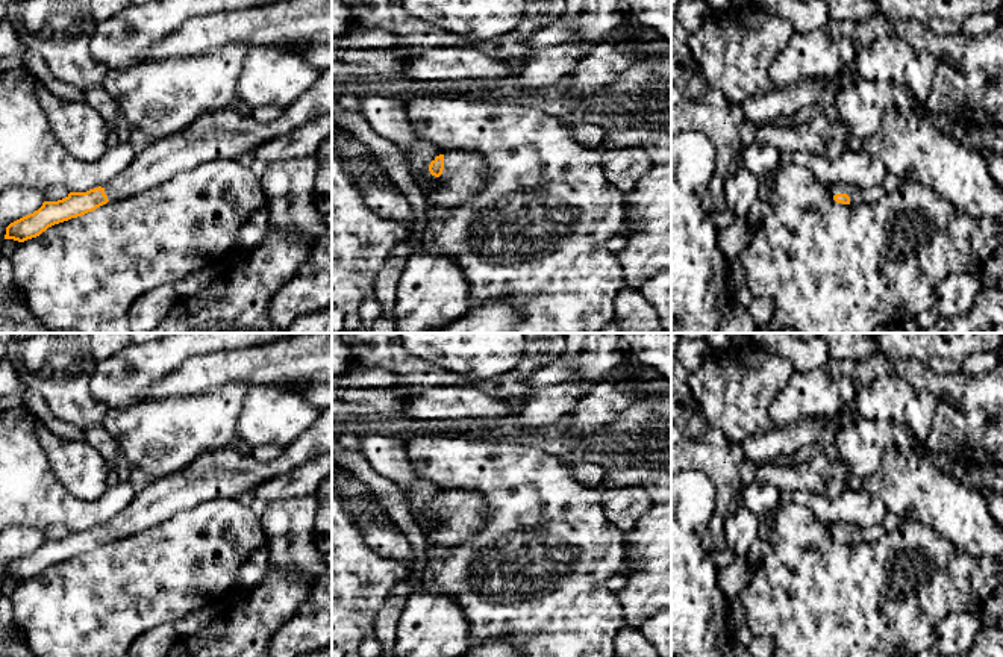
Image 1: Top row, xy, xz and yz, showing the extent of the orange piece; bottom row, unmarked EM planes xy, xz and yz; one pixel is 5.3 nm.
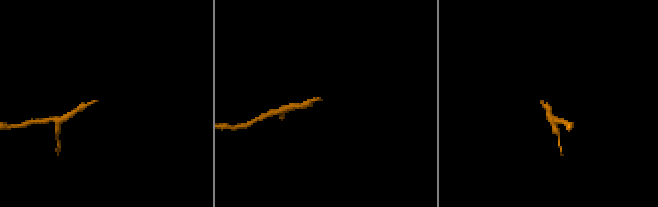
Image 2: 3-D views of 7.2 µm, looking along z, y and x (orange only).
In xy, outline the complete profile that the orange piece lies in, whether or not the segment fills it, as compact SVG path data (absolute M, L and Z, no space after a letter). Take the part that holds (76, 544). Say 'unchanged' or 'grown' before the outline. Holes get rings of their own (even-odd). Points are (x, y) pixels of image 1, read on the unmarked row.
grown; M332 407L323 410L315 424L285 447L277 459L261 462L252 454L239 453L235 445L200 454L185 469L136 492L132 503L105 527L44 540L33 553L11 562L5 578L24 581L36 577L48 566L92 551L108 540L120 540L156 527L177 512L217 498L238 498L276 475L323 456L332 456Z

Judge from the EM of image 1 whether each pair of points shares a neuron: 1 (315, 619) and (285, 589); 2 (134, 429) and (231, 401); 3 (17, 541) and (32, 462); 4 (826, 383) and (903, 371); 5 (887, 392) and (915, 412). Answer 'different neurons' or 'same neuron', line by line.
1: different neurons
2: same neuron
3: different neurons
4: same neuron
5: same neuron

